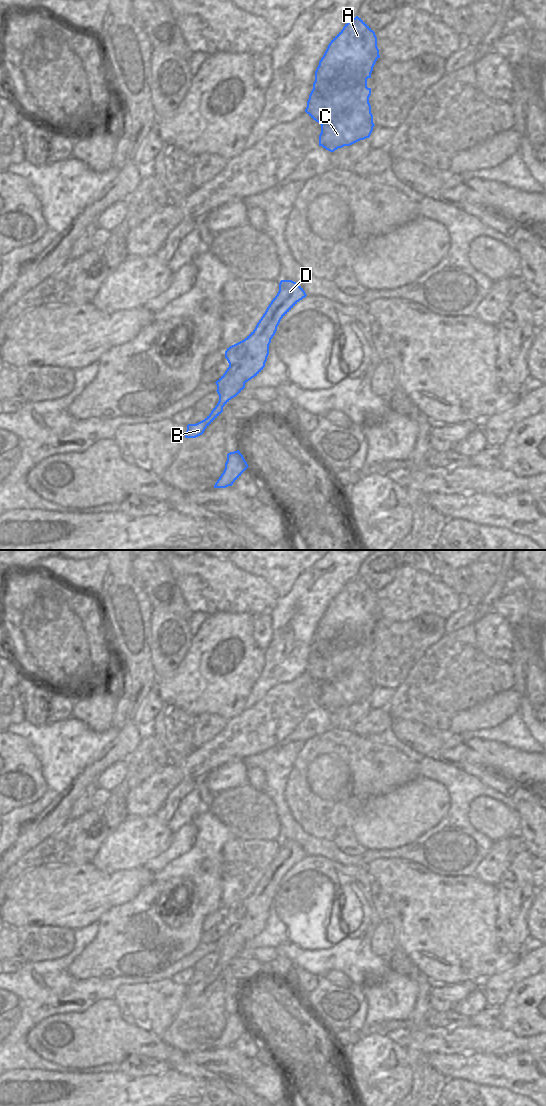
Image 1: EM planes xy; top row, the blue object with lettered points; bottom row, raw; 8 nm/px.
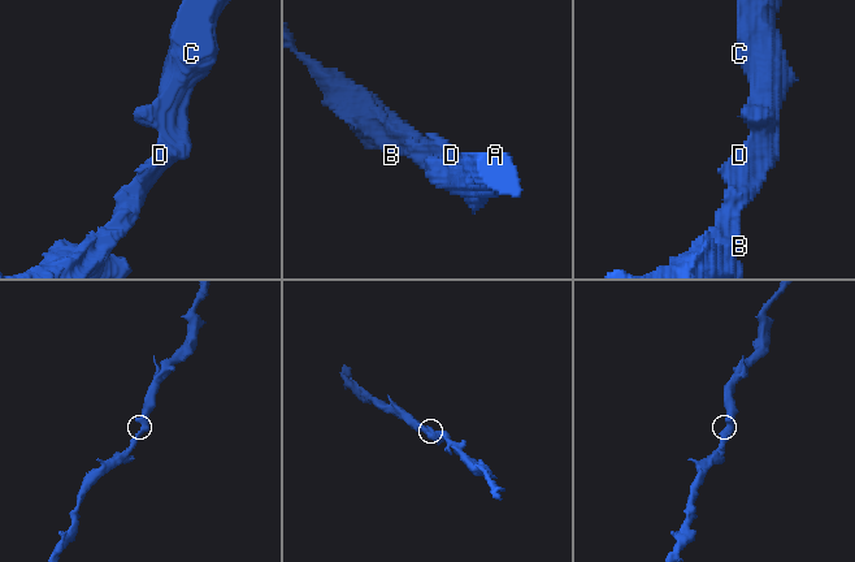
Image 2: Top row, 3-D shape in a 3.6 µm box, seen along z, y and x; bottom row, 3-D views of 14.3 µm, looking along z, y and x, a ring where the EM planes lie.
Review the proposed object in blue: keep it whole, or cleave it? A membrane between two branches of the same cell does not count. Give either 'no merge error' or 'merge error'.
no merge error

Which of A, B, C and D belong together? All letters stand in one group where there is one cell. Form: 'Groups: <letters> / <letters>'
Groups: A B C D

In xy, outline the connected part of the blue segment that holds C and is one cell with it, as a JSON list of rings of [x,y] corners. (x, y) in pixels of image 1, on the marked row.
[[[358,16],[347,22],[331,40],[315,71],[313,89],[305,109],[305,112],[321,125],[319,146],[334,152],[338,148],[350,146],[370,137],[375,125],[369,103],[371,88],[367,87],[367,79],[371,78],[373,67],[378,58],[380,55],[375,32]]]

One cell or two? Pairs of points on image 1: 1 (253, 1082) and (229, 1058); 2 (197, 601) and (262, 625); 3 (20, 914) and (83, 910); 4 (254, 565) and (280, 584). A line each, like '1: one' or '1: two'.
1: two
2: two
3: one
4: one

